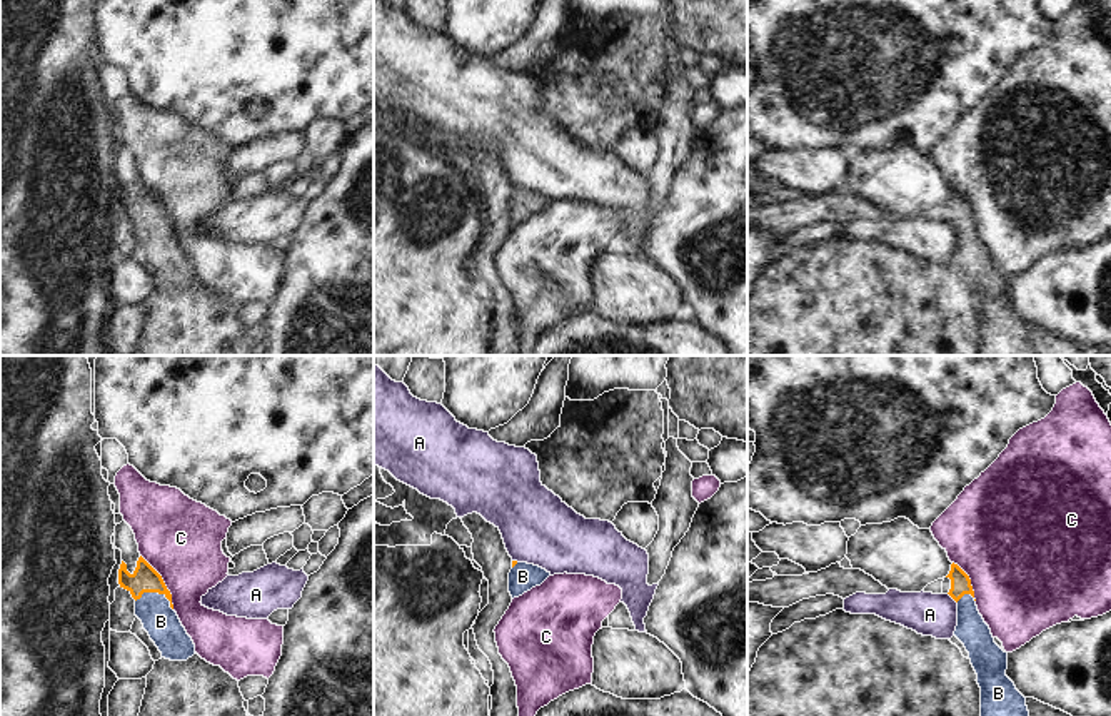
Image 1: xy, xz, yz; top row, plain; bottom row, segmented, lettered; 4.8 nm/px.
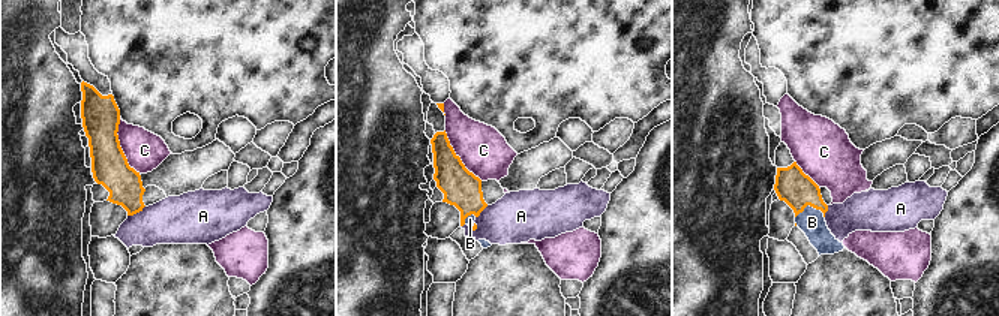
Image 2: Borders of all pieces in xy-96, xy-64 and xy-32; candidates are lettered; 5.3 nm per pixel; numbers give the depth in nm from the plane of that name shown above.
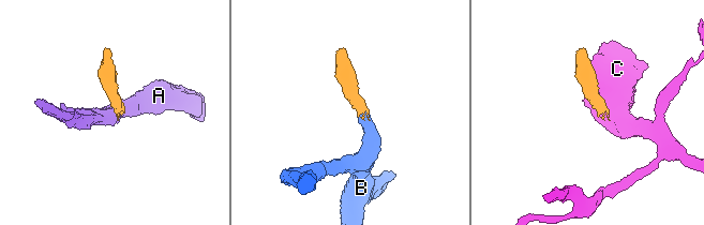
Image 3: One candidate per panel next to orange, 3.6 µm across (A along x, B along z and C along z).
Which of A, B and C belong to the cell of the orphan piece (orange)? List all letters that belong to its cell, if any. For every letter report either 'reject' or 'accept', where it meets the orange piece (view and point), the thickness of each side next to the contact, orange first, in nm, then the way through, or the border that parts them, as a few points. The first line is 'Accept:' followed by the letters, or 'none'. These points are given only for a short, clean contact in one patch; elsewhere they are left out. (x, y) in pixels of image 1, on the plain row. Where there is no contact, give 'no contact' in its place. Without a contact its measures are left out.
Accept: B
A: reject; meets orange in yz at (951, 222); 100 nm thick on the orange side, 200 nm on the other; border along yz (948, 219), (956, 229)
B: accept; meets orange in xy at (157, 217); 130 nm thick on the orange side, 170 nm on the other; runs through xy (144, 206), (157, 217), (157, 242), (160, 247)
C: reject; meets orange in xy at (162, 207); 130 nm thick on the orange side, 380 nm on the other

